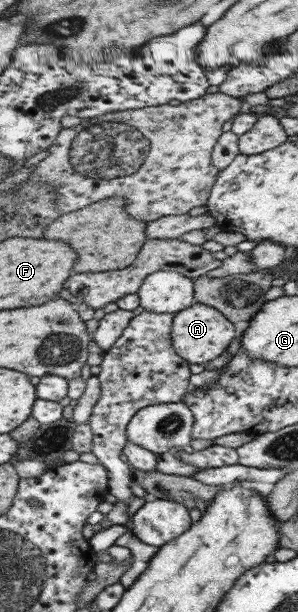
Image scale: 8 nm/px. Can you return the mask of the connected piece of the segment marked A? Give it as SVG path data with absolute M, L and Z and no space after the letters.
M195 302L191 308L176 313L174 318L172 338L177 354L193 366L199 366L217 358L227 348L227 344L233 340L233 336L235 336L235 330L231 322L227 322L221 311L215 307Z

